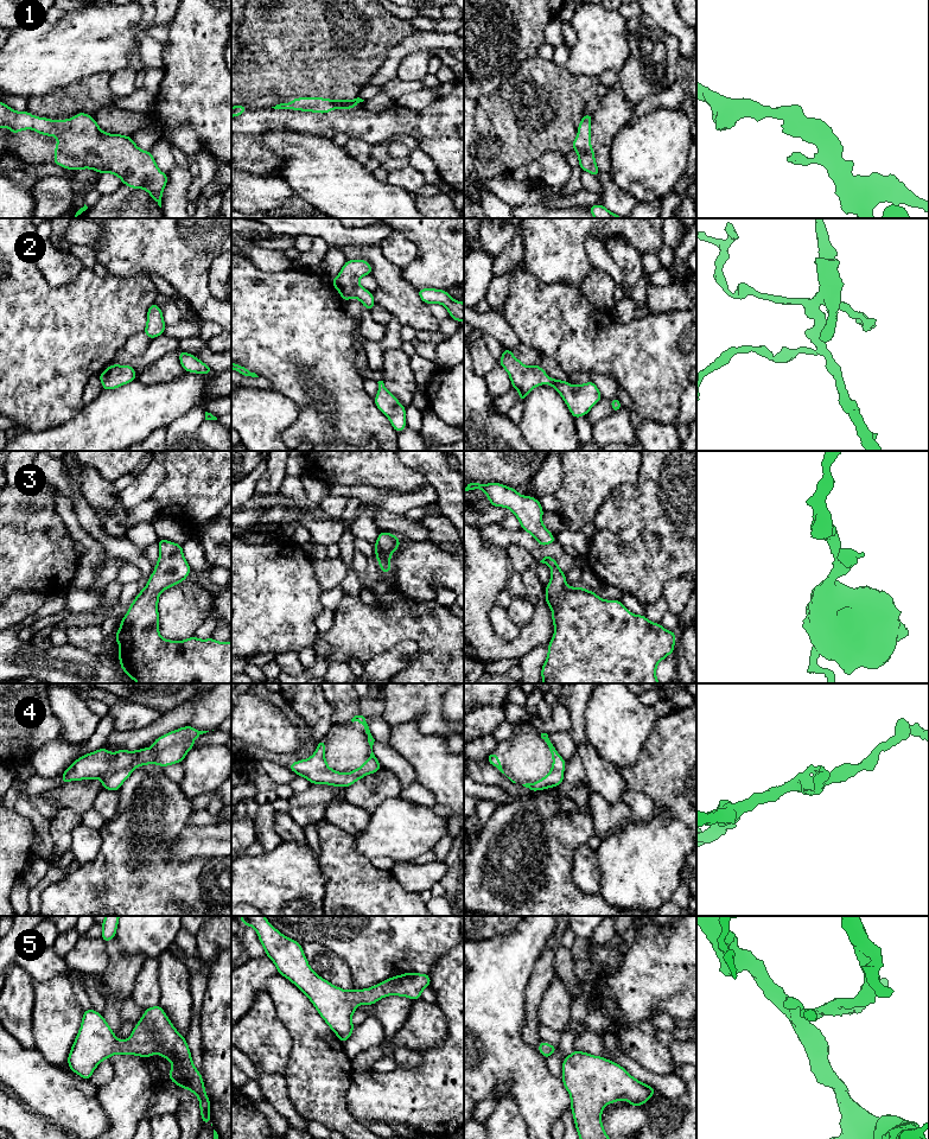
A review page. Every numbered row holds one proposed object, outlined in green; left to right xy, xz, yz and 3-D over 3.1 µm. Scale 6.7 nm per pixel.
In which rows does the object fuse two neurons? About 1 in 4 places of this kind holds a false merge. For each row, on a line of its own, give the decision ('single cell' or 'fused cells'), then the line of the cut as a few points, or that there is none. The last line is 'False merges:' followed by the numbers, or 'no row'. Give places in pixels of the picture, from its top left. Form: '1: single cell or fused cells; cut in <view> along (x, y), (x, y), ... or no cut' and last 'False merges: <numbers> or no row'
1: single cell; no cut
2: single cell; no cut
3: single cell; no cut
4: single cell; no cut
5: single cell; no cut
False merges: no row

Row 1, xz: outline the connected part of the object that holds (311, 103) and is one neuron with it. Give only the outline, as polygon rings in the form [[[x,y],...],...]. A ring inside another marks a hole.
[[[299,97],[293,98],[288,104],[280,103],[274,109],[293,109],[293,110],[301,110],[301,112],[313,112],[325,114],[331,112],[332,109],[351,109],[357,107],[359,102],[364,100],[357,97],[354,100],[329,100],[323,97]]]

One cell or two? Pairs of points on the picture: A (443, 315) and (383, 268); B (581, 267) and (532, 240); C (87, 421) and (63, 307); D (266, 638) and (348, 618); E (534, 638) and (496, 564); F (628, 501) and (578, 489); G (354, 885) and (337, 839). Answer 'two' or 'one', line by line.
A: two
B: one
C: two
D: two
E: one
F: two
G: one

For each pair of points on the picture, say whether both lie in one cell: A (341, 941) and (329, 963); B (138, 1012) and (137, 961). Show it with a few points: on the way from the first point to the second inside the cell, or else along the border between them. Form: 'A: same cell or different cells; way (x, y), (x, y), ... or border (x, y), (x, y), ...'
A: different cells; border (309, 942), (319, 942), (339, 955), (351, 975)
B: different cells; border (131, 996), (120, 1004), (122, 1023)

